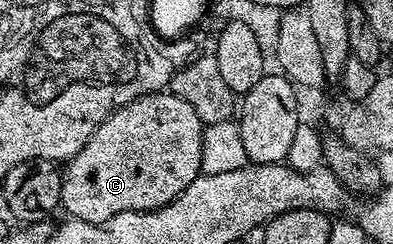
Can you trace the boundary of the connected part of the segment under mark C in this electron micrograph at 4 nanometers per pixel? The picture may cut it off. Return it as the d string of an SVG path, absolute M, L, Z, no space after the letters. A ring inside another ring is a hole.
M156 93L153 95L143 95L140 99L134 99L128 103L126 107L119 107L113 112L103 124L97 128L89 137L89 141L79 150L76 155L66 164L65 170L62 172L63 188L61 189L61 207L66 214L73 219L80 219L86 223L104 223L113 217L117 217L121 213L129 213L130 211L156 211L159 207L164 207L173 202L190 183L203 171L203 132L205 125L199 119L197 109L193 109L193 105L189 105L189 101L185 101L181 97L170 93Z

